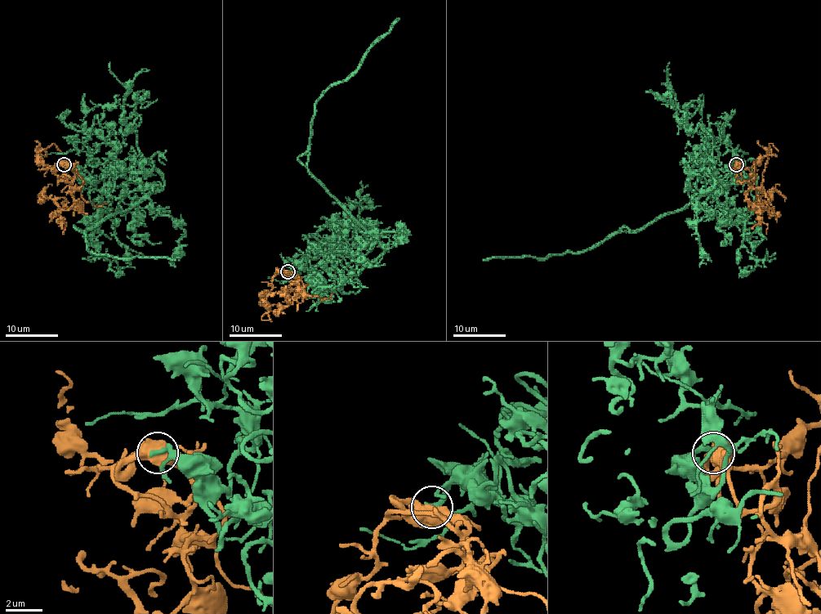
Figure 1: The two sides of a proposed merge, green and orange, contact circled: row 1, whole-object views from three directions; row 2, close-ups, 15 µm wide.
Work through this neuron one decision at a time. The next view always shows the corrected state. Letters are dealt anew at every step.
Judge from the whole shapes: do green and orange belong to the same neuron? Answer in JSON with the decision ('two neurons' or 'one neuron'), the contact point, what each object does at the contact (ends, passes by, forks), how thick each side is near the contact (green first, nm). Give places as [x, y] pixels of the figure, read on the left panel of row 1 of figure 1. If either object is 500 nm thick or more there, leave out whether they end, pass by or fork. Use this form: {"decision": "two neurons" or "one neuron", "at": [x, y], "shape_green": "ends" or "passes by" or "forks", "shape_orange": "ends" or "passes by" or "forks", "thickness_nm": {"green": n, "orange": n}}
{"decision": "one neuron", "at": [64, 164], "thickness_nm": {"green": 300, "orange": 650}}

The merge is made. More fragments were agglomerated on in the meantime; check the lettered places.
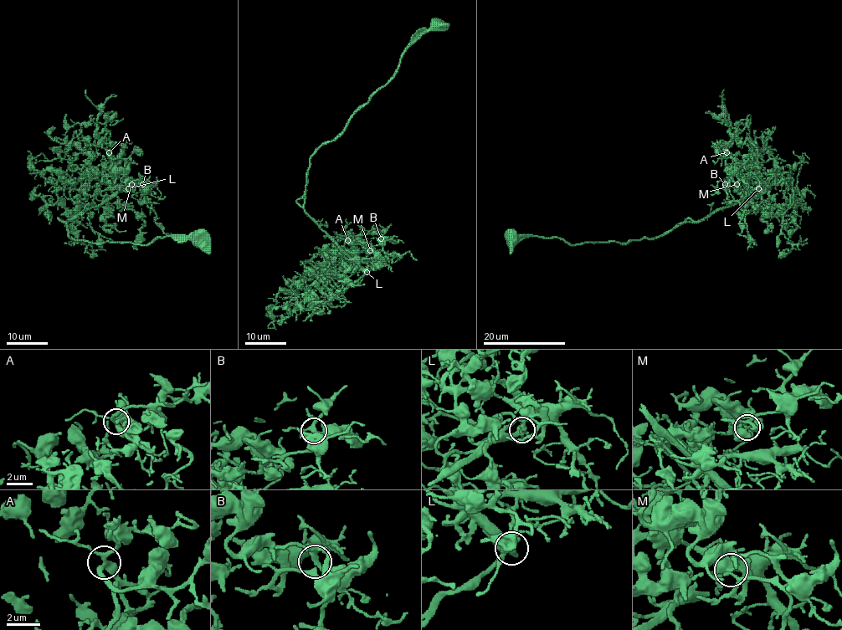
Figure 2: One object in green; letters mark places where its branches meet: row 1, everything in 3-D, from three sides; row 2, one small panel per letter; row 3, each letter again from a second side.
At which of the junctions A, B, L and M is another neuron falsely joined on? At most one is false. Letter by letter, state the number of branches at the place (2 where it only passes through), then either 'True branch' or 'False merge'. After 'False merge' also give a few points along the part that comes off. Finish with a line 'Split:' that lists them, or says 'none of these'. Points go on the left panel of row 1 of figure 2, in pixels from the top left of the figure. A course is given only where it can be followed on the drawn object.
A: Branches: 4. True branch
B: Branches: 3. True branch
L: Branches: 3. True branch
M: Branches: 3. True branch
Split: none of these

